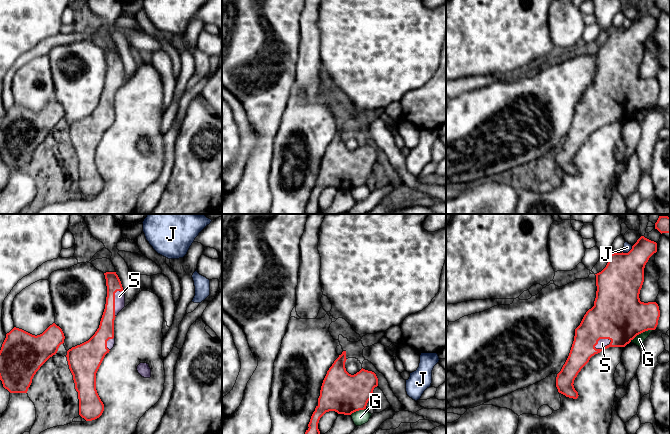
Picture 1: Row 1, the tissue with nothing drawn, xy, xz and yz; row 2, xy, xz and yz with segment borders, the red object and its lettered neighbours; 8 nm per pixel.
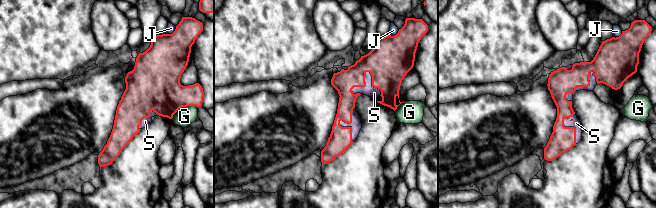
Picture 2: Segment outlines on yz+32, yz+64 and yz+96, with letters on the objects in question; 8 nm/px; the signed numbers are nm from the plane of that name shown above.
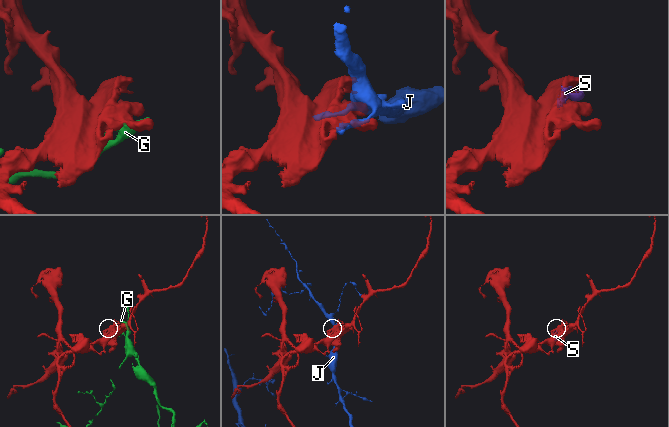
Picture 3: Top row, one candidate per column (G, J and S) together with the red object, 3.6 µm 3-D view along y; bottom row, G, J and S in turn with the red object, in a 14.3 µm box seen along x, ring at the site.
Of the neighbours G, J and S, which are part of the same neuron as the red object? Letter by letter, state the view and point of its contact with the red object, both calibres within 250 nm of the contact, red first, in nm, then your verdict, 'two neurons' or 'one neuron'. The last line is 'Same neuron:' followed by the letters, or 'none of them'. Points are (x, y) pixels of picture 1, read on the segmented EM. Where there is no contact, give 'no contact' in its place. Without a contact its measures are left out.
G: yz (641, 332) | 420/80 nm | two neurons
J: yz (628, 252) | 340/70 nm | two neurons
S: yz (604, 347) | 360/70 nm | one neuron
Same neuron: S

